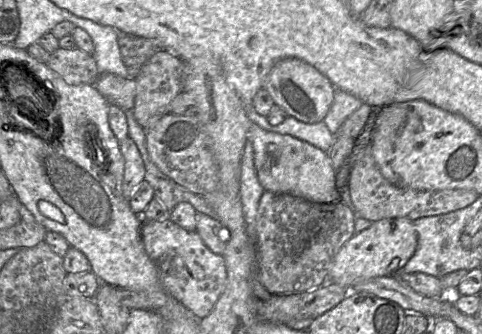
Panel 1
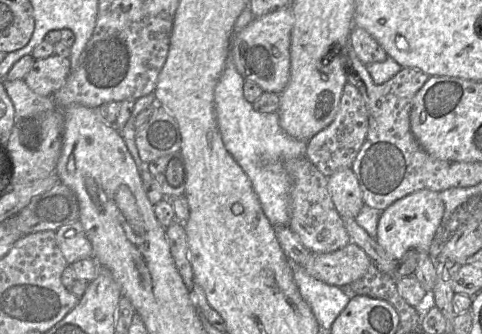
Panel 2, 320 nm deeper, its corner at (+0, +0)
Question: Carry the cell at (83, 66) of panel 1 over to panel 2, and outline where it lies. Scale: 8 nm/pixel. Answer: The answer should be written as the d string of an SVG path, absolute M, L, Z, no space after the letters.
M53 54L35 60L24 81L36 94L51 96L64 85L70 72L70 59Z

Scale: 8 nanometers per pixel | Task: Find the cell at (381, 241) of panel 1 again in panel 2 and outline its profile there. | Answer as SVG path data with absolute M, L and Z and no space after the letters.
M424 189L393 202L380 213L377 223L375 240L393 259L399 261L409 250L418 253L419 260L412 276L429 294L432 293L436 281L435 260L430 256L430 246L442 221L443 213L444 204L439 193Z

